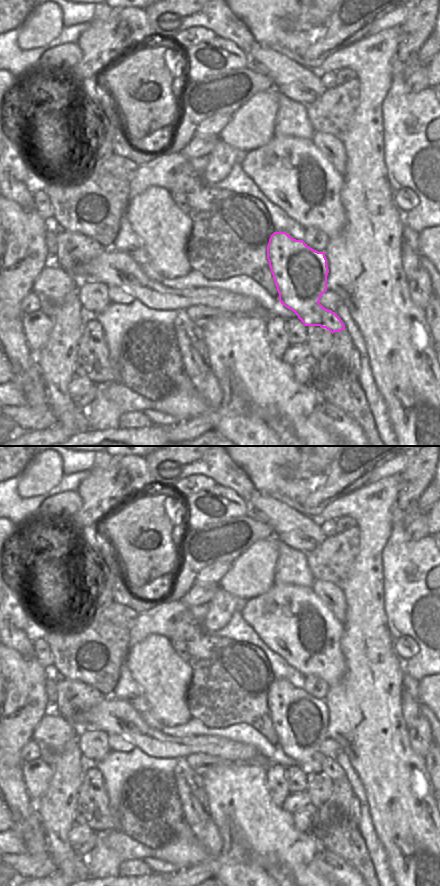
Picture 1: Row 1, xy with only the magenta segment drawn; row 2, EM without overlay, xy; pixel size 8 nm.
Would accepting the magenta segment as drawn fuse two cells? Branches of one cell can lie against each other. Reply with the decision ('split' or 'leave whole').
leave whole

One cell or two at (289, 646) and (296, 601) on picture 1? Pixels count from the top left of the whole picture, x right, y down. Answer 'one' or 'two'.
one

